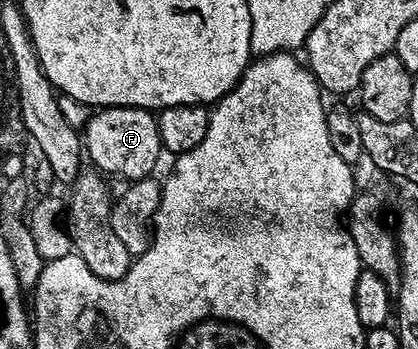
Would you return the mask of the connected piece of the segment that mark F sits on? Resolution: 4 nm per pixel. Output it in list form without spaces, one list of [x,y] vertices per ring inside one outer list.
[[[102,107],[91,112],[88,124],[82,127],[82,147],[95,170],[105,176],[121,175],[124,181],[135,181],[137,179],[147,179],[153,174],[156,162],[162,156],[160,145],[160,134],[156,124],[156,115],[151,110],[143,107]]]

